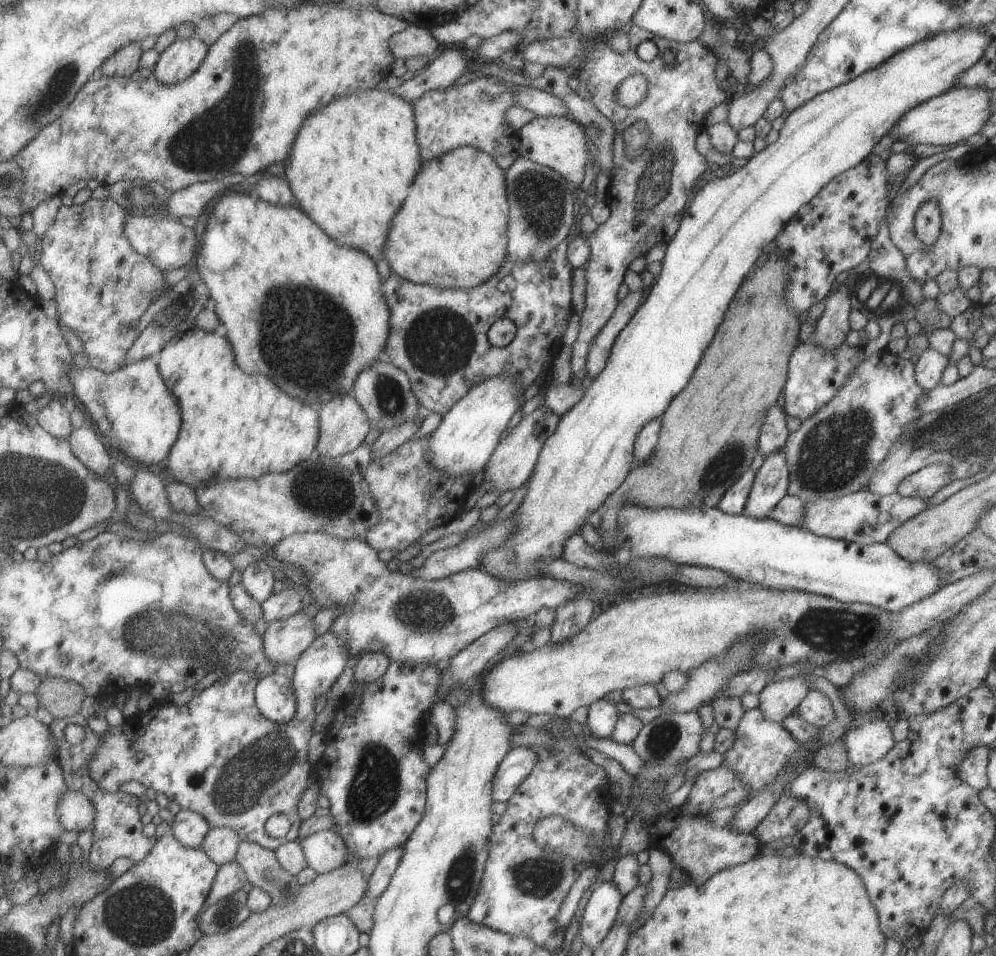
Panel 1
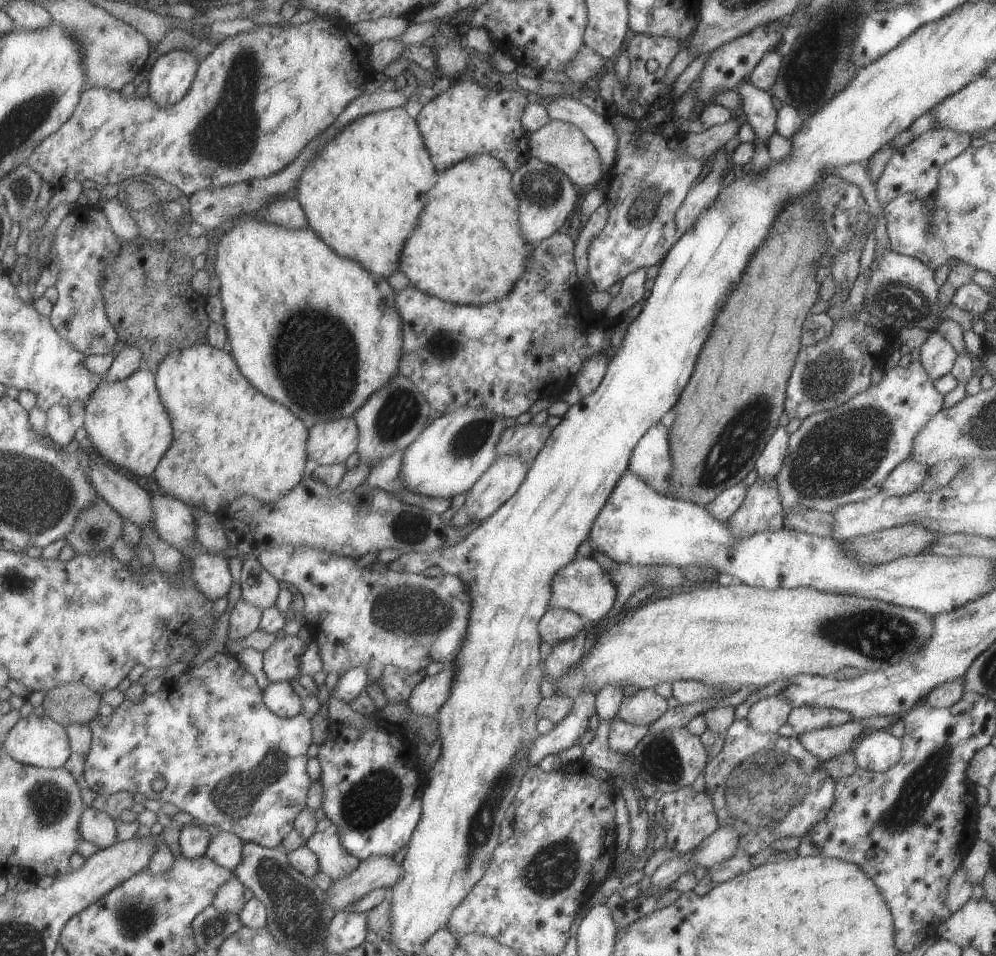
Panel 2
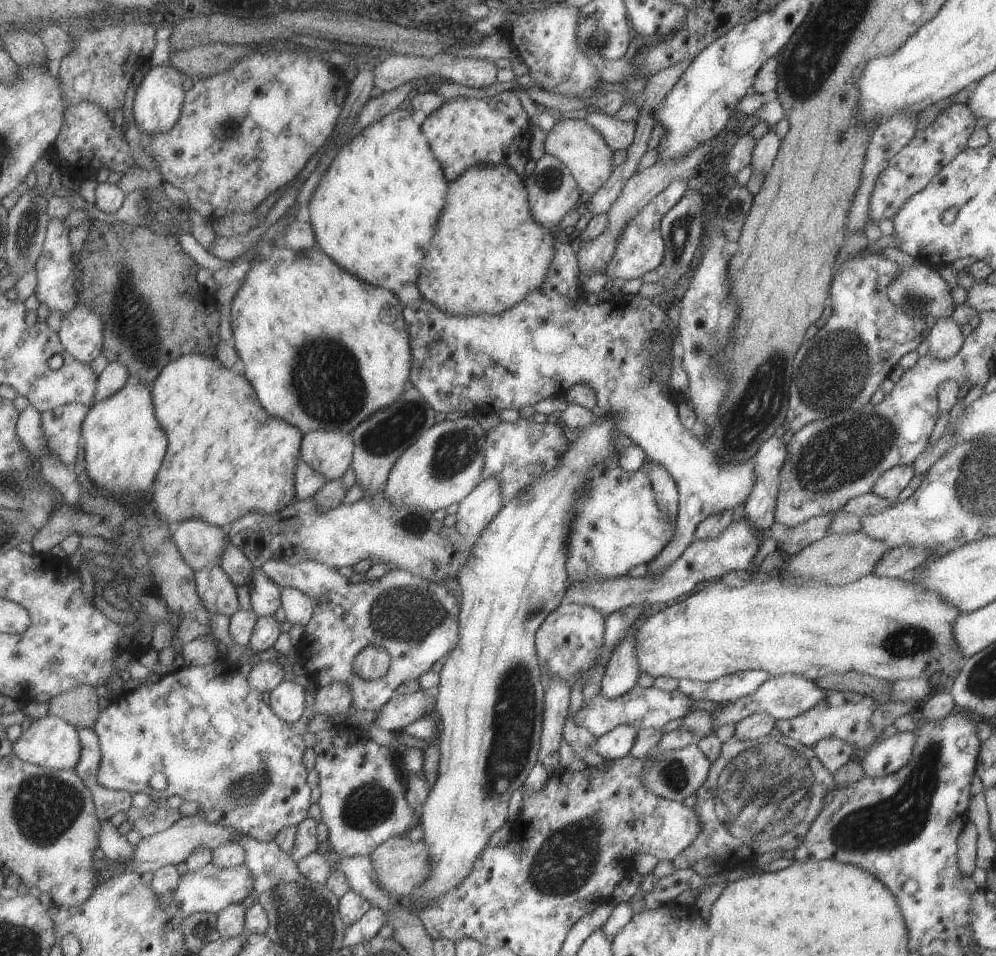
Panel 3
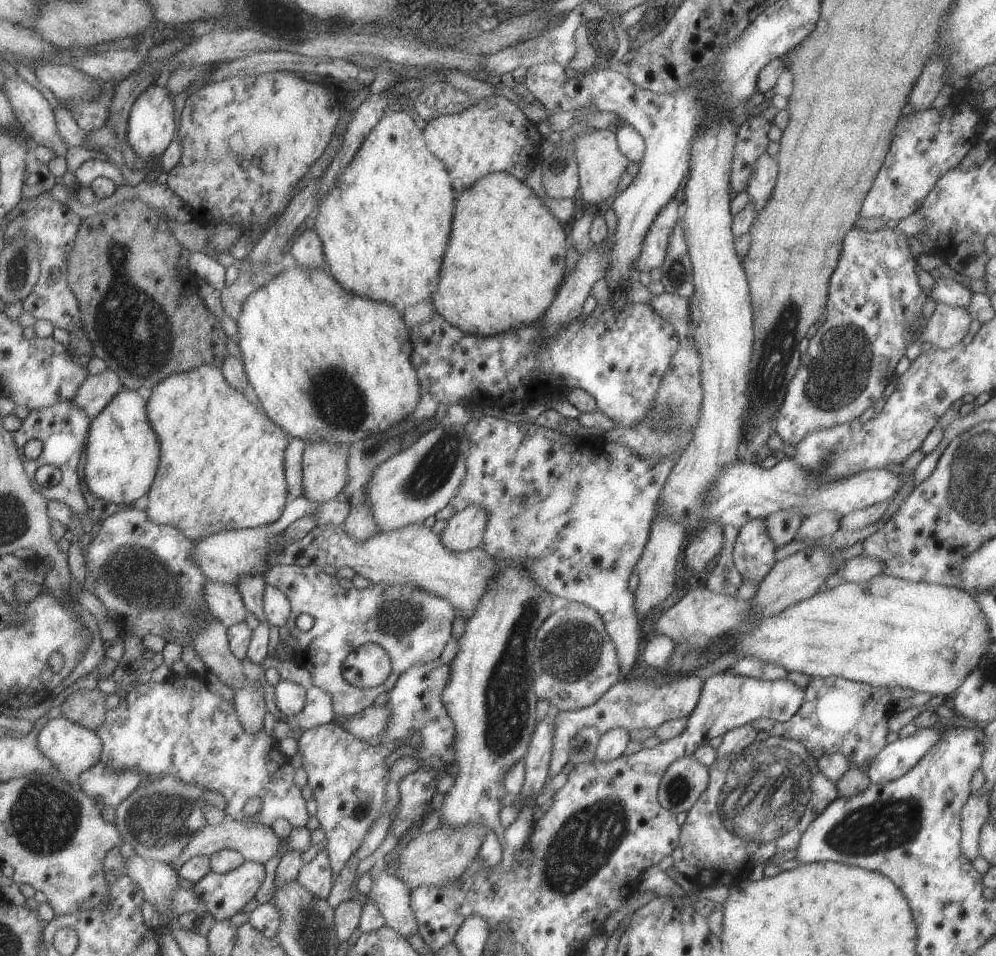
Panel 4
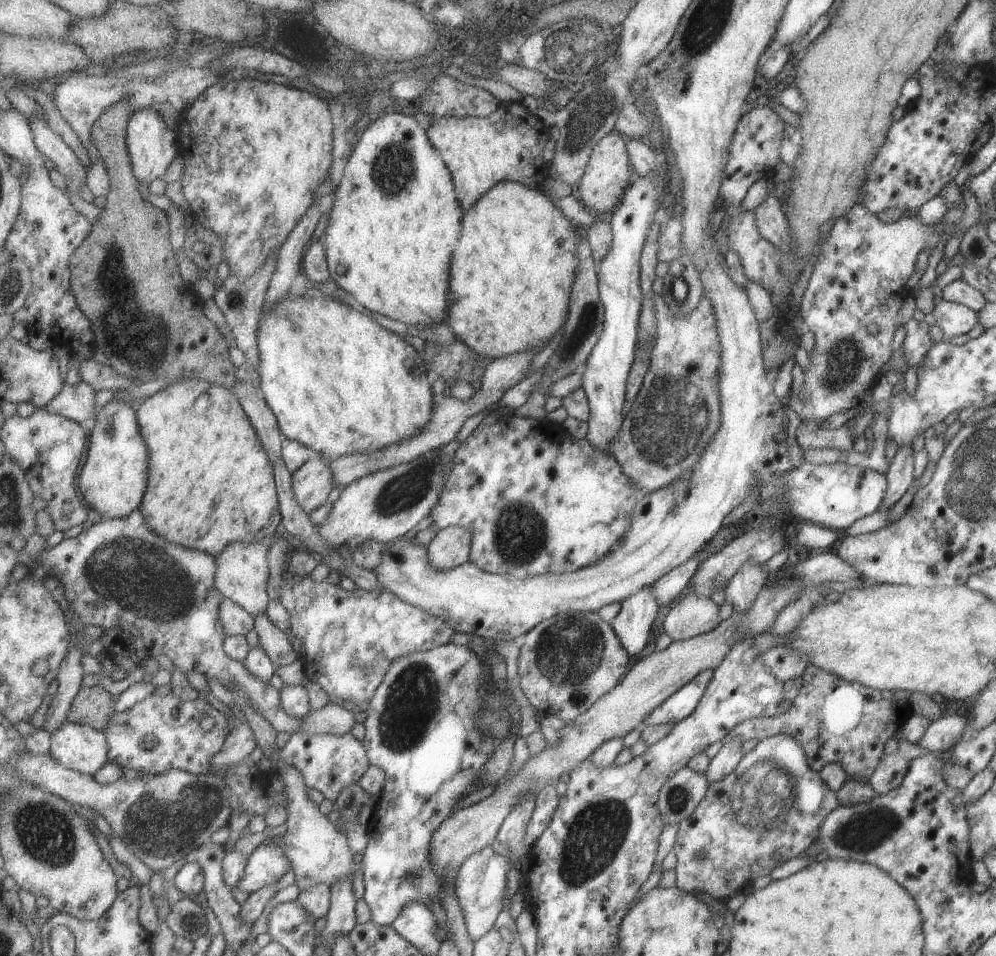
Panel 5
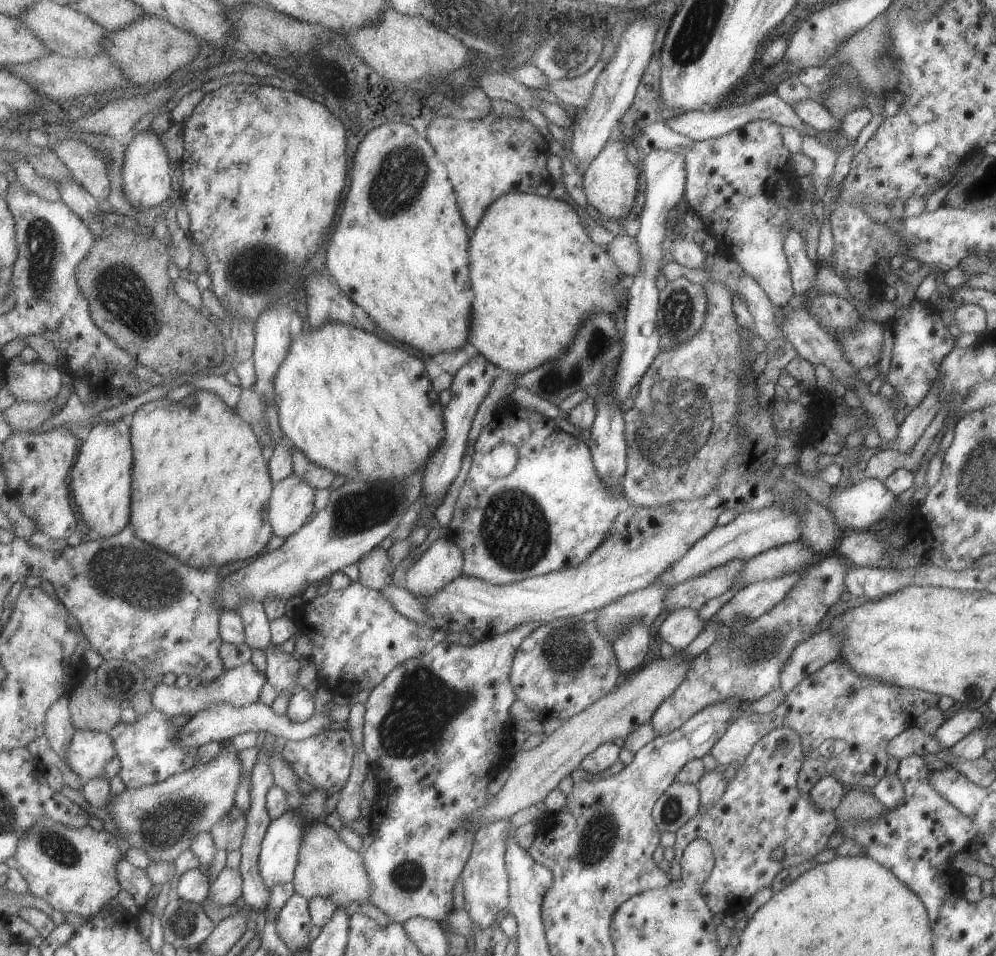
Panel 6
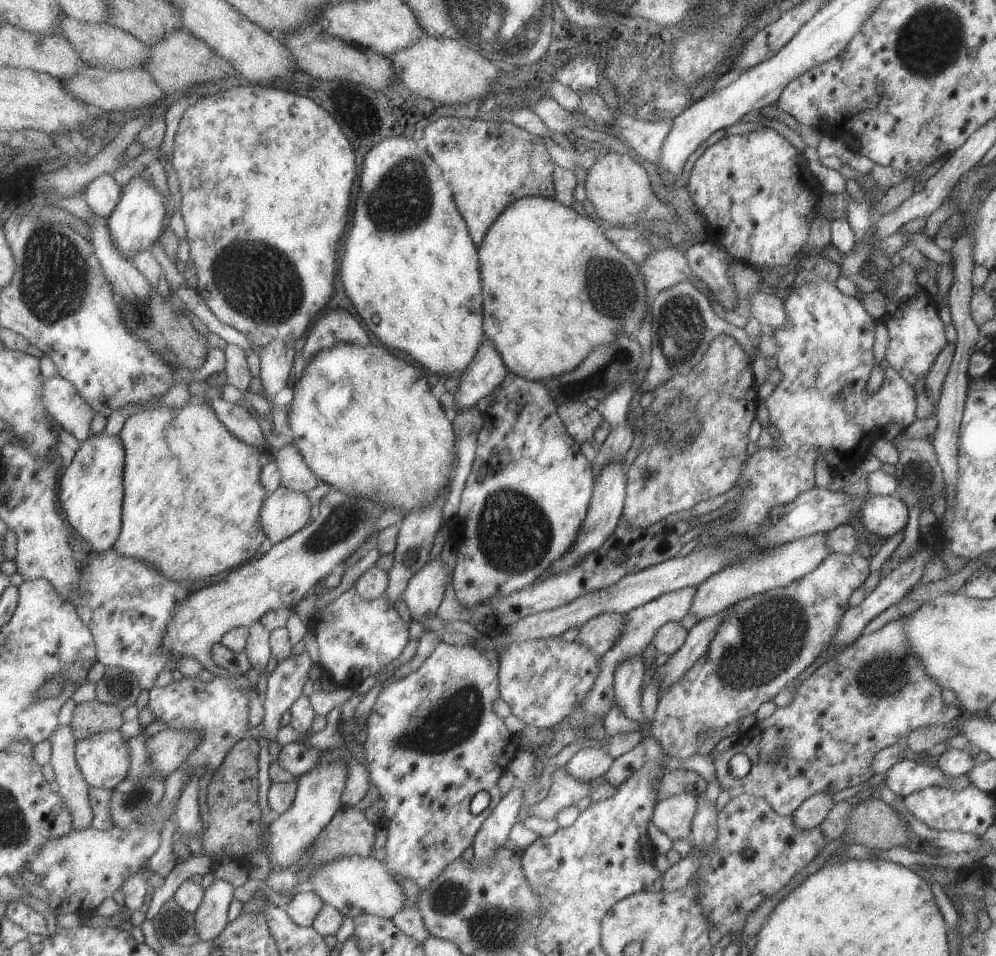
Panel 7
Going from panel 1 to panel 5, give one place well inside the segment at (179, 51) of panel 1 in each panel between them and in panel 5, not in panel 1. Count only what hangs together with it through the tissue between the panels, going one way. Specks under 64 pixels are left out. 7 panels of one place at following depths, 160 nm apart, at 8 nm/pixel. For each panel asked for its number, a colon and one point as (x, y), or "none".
2: (172, 76)
3: (160, 98)
4: (152, 128)
5: (151, 144)

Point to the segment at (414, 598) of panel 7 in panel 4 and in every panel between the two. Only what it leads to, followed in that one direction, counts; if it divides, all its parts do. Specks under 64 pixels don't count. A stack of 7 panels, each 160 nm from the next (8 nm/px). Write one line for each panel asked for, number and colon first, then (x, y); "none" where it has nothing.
4: (465, 531)
5: (451, 548)
6: (444, 561)

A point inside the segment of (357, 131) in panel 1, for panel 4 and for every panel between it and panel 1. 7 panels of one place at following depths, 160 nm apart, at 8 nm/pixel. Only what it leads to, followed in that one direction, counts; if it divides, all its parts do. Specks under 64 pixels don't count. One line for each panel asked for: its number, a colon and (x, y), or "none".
2: (364, 194)
3: (375, 210)
4: (386, 224)

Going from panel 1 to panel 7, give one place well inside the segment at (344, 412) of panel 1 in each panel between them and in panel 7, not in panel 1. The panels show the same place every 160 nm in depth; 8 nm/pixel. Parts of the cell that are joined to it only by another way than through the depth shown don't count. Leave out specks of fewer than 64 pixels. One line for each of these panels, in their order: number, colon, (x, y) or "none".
2: (330, 443)
3: (332, 452)
4: (326, 469)
5: (312, 483)
6: (292, 505)
7: (286, 512)

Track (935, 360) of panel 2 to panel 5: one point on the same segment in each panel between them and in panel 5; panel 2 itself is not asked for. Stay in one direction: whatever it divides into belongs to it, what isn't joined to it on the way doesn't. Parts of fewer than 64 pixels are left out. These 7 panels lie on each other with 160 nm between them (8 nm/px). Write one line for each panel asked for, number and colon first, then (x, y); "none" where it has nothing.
3: (944, 339)
4: (947, 325)
5: (953, 319)

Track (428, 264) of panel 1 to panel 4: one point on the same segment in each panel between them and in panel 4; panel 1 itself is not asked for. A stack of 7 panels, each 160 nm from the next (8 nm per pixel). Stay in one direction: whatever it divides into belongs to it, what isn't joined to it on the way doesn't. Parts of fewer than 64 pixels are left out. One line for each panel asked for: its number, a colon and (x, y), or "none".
2: (469, 250)
3: (490, 252)
4: (505, 265)

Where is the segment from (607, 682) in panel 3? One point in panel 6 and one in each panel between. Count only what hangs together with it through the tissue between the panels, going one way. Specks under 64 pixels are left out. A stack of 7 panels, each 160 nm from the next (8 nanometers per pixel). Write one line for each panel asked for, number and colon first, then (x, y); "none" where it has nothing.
4: (575, 512)
5: (536, 500)
6: (551, 511)

